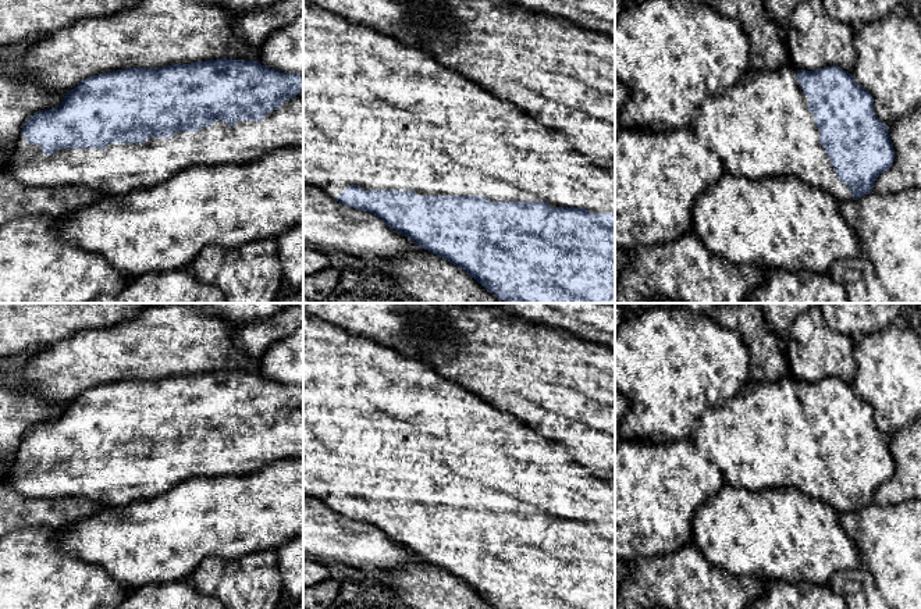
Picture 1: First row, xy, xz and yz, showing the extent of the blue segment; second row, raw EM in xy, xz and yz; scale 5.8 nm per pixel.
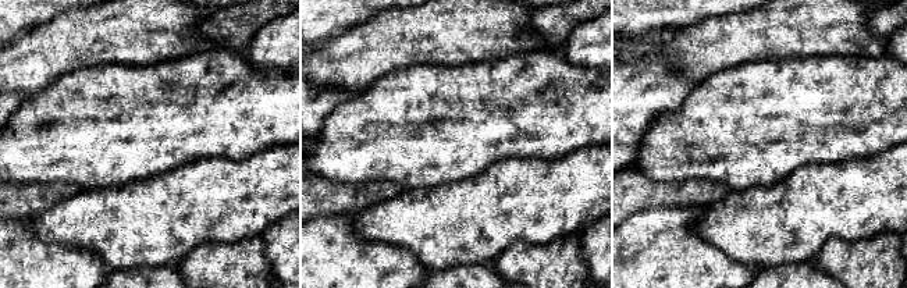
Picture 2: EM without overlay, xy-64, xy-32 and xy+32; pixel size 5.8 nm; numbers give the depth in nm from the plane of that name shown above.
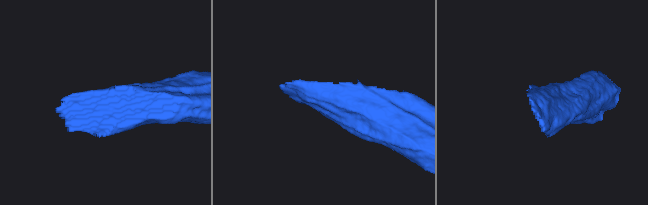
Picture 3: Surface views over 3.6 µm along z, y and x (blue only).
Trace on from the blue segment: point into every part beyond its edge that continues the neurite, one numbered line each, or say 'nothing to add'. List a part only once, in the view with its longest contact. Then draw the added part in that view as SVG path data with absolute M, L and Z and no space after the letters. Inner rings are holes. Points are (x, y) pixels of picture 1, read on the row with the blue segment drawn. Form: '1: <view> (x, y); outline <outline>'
1: xy (118, 168); outline M298 93L295 99L287 99L278 110L270 110L262 121L237 121L234 127L228 127L225 121L214 121L211 127L203 127L200 132L175 132L173 138L147 138L145 143L109 143L106 149L58 149L56 154L45 154L40 145L28 143L26 136L19 133L3 172L33 188L77 185L102 195L124 195L135 189L157 186L191 167L249 164L288 147L303 149L303 93Z

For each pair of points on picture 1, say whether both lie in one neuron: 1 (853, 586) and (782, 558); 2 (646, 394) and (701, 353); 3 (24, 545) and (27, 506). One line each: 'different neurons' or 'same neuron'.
1: different neurons
2: same neuron
3: different neurons

